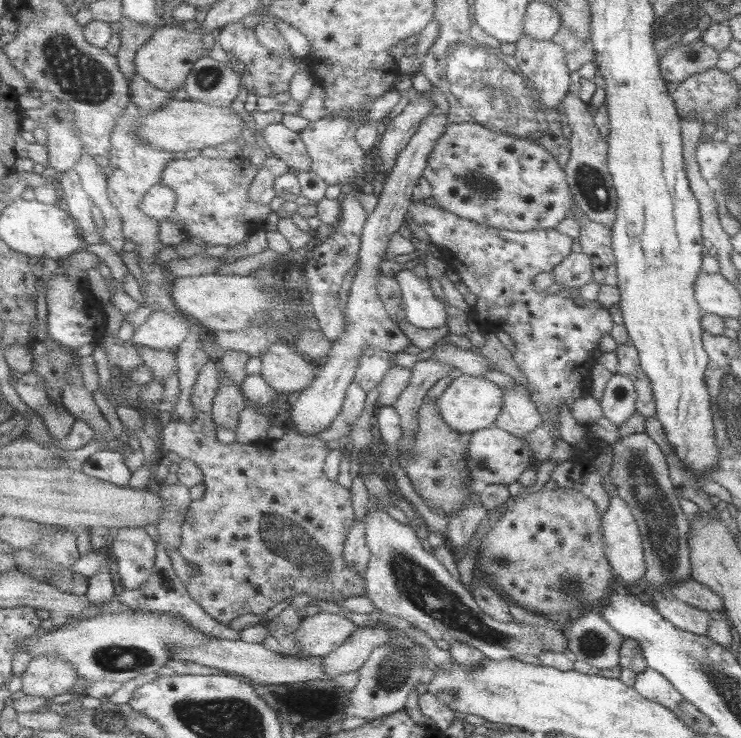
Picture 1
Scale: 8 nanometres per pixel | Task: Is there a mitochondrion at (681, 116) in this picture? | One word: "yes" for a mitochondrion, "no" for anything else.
no

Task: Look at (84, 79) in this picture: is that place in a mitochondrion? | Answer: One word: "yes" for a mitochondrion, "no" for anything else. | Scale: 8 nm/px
yes

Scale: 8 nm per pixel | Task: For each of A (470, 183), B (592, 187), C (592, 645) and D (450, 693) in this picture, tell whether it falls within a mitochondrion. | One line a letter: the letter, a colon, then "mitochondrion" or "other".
A: mitochondrion
B: mitochondrion
C: mitochondrion
D: mitochondrion

